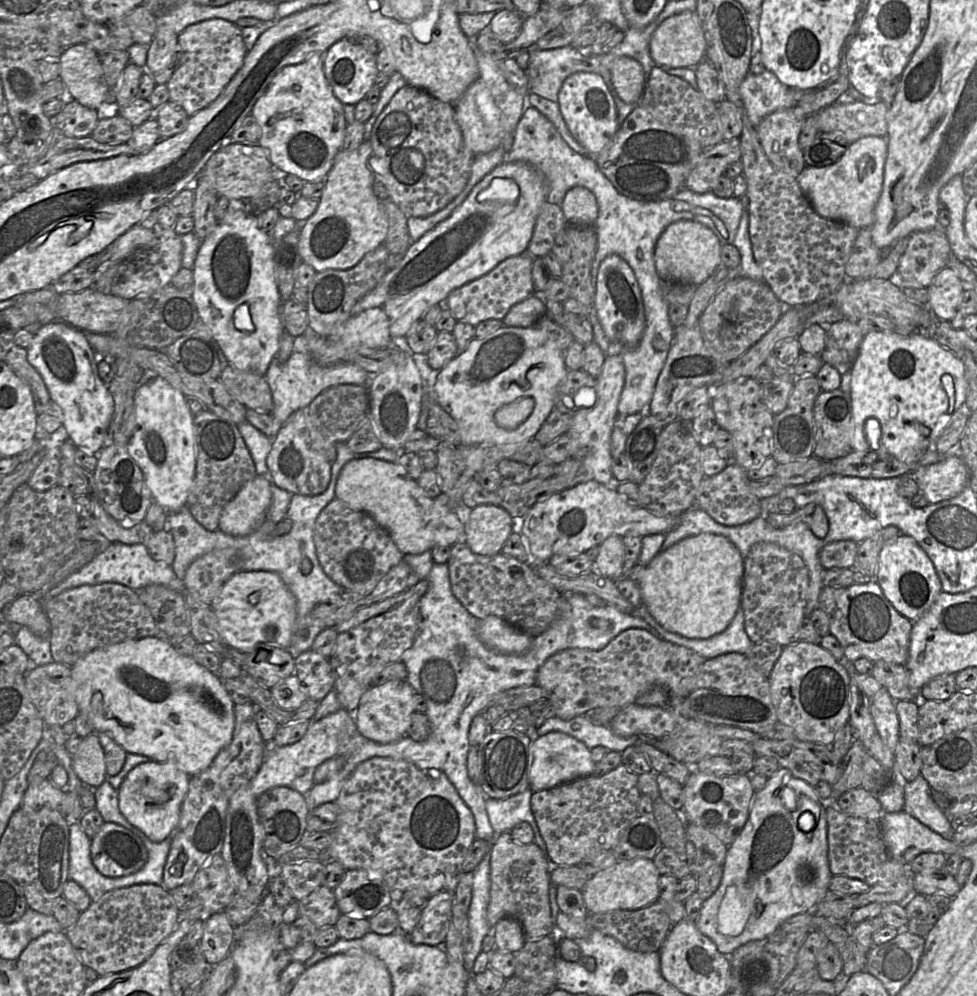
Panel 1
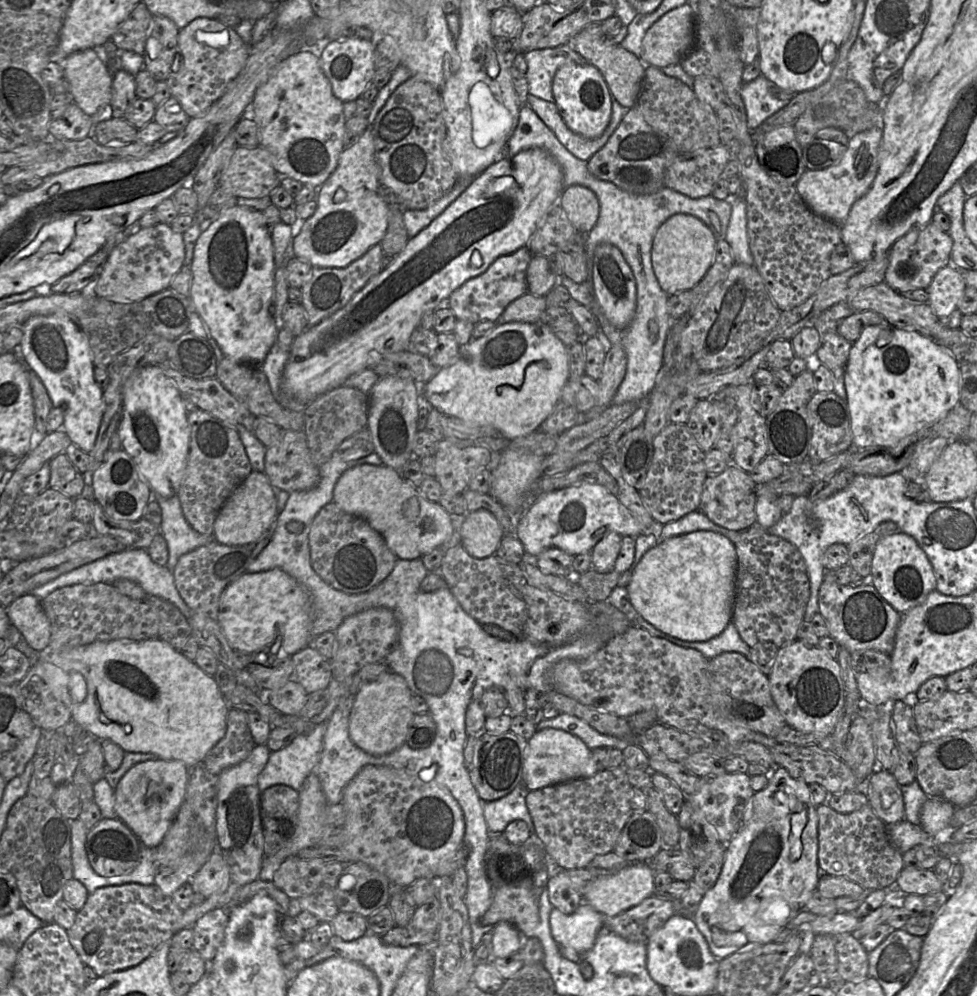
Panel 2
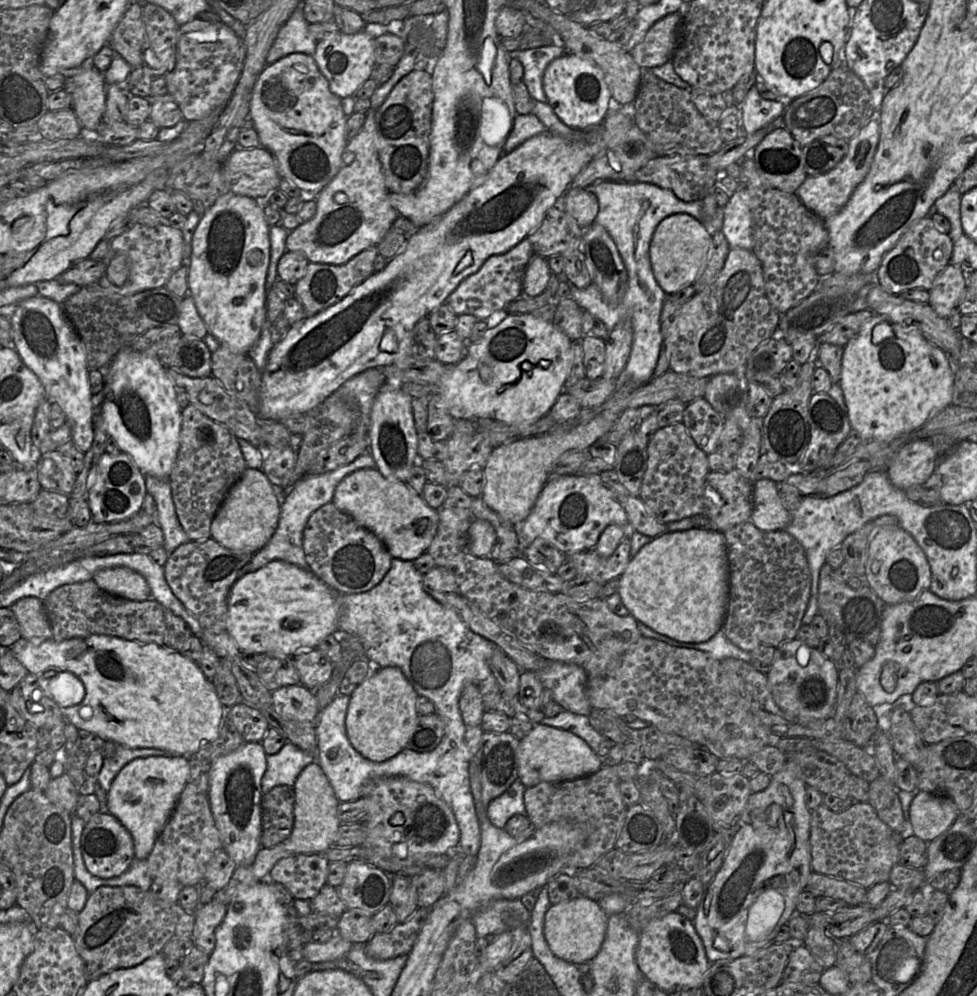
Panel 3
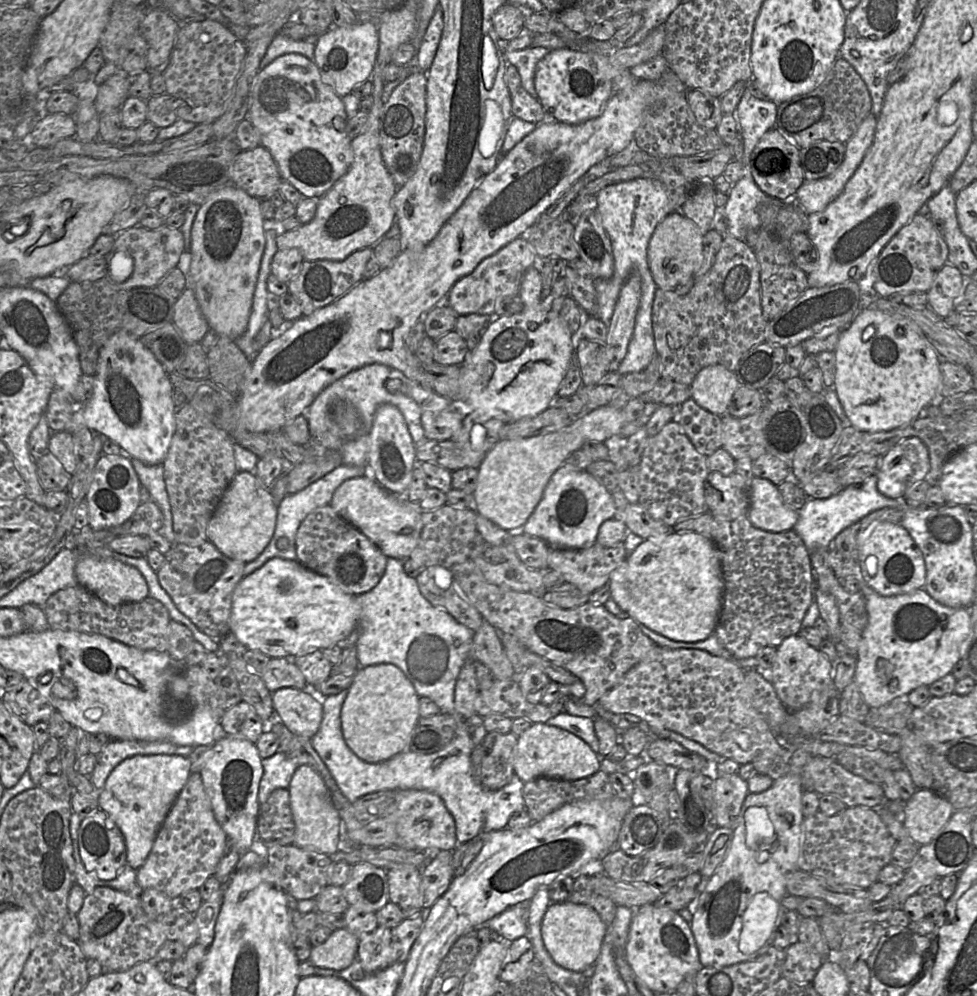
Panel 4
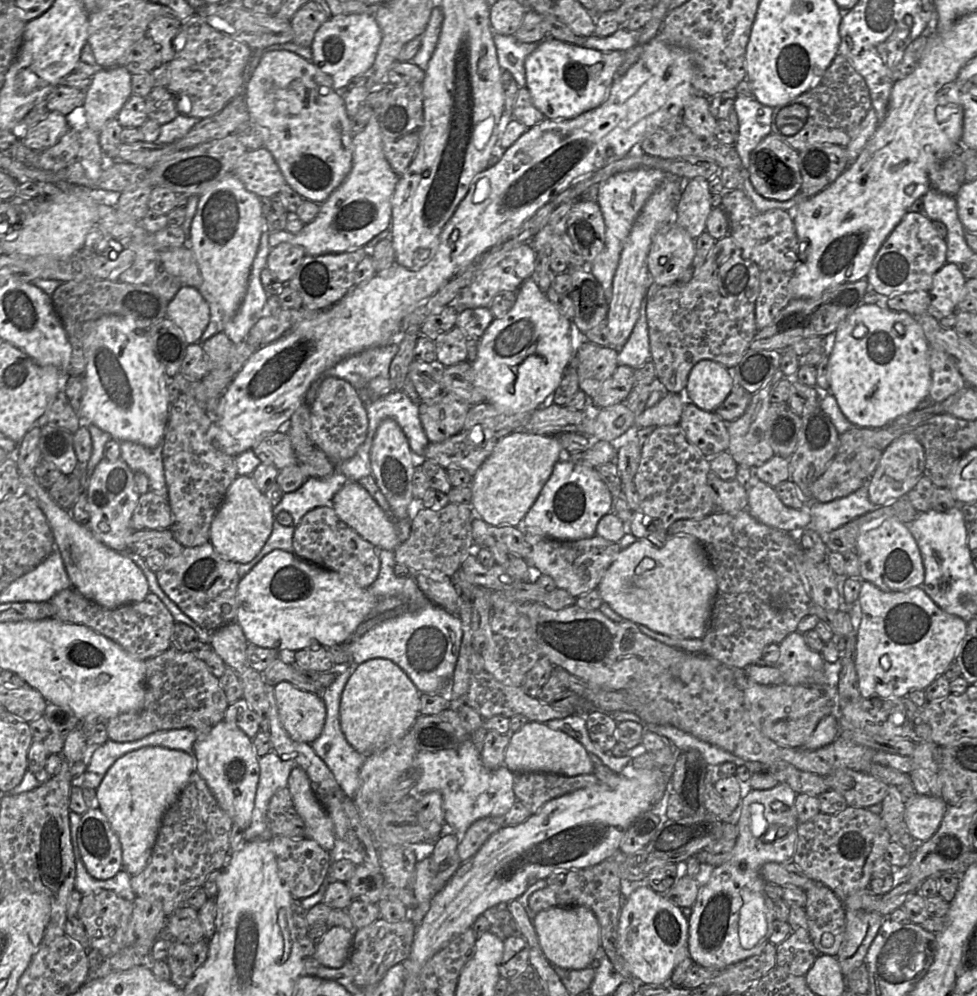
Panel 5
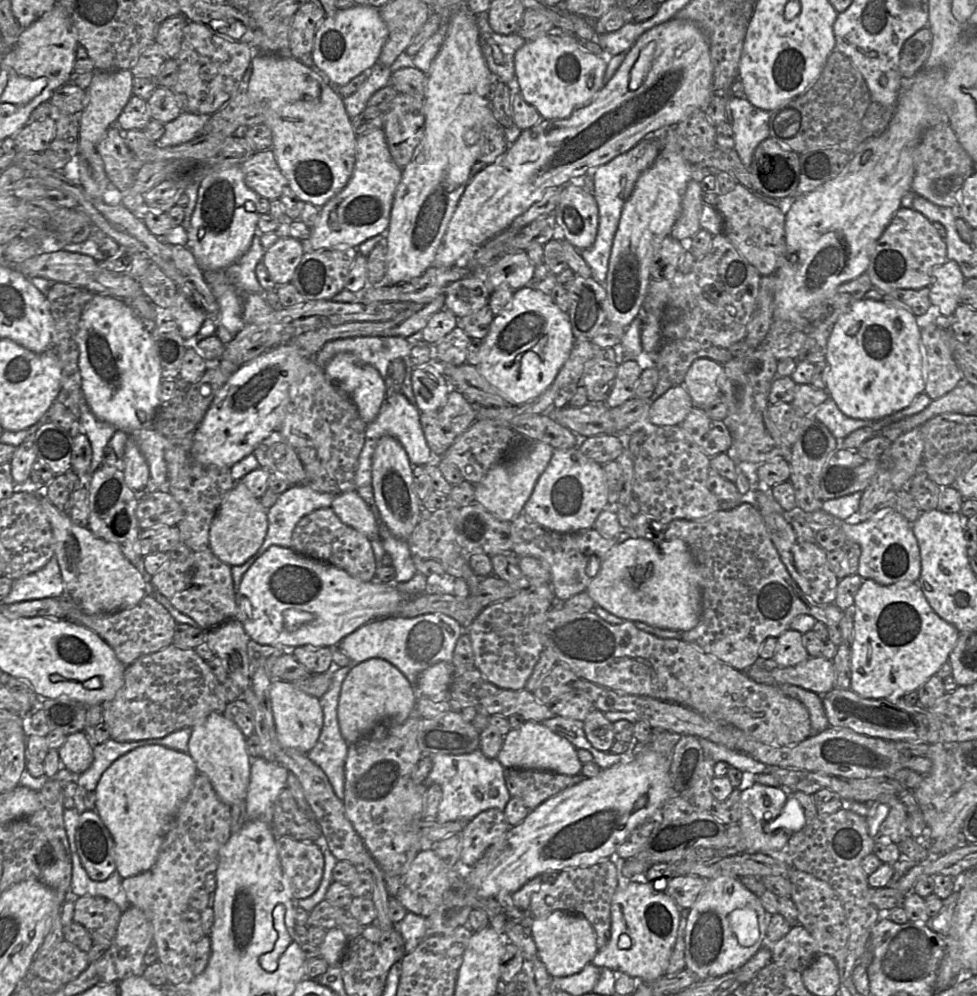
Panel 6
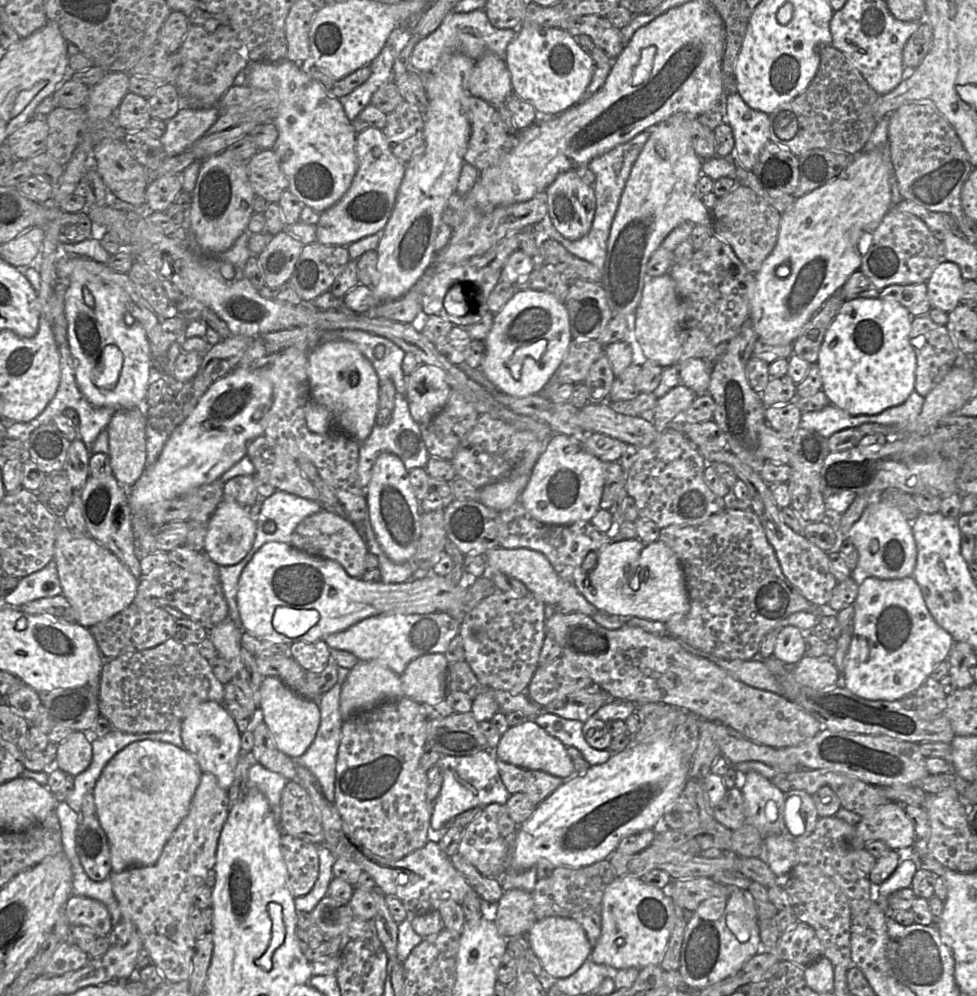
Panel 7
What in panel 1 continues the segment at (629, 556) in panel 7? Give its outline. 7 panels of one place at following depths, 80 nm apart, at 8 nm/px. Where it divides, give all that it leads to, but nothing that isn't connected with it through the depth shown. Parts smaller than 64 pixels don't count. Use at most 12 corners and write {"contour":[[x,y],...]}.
{"contour":[[702,533],[660,551],[638,586],[665,630],[723,632],[743,557]]}

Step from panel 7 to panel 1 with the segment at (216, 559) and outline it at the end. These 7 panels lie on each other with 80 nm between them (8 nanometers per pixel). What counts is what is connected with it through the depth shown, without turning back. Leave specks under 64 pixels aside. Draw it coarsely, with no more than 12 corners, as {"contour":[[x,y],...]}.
{"contour":[[248,481],[224,508],[219,530],[246,536],[272,502],[271,483]]}

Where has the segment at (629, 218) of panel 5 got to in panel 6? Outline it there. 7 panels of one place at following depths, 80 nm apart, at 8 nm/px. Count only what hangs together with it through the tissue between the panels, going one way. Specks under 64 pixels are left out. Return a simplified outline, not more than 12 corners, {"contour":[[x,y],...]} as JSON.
{"contour":[[646,136],[593,172],[598,231],[580,251],[604,285],[620,216],[660,153]]}

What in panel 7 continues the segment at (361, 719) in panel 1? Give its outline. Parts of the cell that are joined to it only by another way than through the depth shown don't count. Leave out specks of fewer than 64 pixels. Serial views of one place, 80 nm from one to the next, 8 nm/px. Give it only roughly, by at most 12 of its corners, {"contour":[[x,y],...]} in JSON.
{"contour":[[377,661],[350,669],[343,721],[404,697],[400,676]]}

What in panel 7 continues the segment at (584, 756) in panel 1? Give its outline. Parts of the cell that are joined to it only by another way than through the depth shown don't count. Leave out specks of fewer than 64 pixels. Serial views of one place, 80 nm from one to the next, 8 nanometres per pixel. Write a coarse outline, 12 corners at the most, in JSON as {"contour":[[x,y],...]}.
{"contour":[[533,719],[501,735],[497,760],[567,778],[566,746]]}

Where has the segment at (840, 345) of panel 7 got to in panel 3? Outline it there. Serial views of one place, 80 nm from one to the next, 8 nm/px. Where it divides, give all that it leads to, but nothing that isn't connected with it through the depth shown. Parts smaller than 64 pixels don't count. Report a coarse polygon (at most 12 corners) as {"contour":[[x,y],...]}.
{"contour":[[879,314],[843,347],[852,432],[889,442],[951,405],[956,367]]}

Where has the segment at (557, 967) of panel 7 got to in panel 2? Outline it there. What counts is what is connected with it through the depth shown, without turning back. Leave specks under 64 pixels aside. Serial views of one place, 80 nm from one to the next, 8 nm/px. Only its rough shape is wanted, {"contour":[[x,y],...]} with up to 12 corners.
{"contour":[[585,901],[571,914],[554,907],[551,934],[581,954],[604,918]]}

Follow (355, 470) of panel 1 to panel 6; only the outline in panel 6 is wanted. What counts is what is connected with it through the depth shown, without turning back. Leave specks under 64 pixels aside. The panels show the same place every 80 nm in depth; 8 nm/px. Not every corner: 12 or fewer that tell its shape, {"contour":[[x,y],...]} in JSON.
{"contour":[[357,491],[331,508],[347,526],[379,540],[379,520]]}

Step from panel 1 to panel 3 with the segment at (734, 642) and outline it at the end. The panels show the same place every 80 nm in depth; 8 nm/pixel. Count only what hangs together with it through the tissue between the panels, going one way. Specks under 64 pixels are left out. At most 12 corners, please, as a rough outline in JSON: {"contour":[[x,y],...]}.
{"contour":[[722,628],[702,643],[665,635],[672,646],[700,650],[716,660],[751,660],[750,652],[731,643]]}

